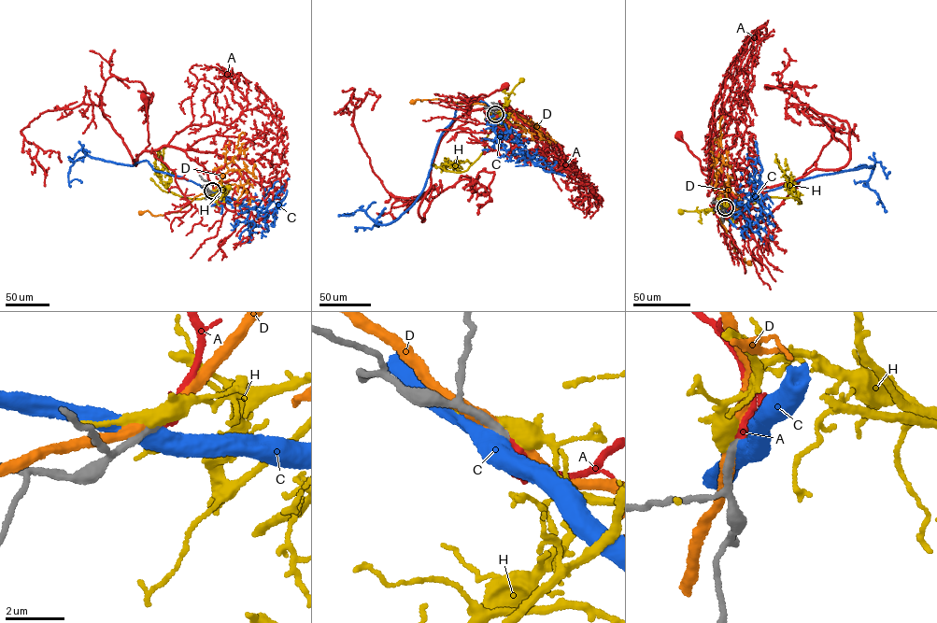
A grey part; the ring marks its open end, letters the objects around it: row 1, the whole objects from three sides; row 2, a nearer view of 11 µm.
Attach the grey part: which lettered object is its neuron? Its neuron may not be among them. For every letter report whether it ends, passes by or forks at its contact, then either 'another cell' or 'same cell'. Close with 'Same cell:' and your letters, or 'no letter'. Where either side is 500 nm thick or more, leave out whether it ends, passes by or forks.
A: it passes by; same cell
C: another cell
D: it passes by; another cell
H: it forks there; another cell
Same cell: A

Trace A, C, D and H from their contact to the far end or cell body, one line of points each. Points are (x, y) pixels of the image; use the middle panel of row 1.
A: (495, 114), (505, 111), (500, 105), (461, 116), (470, 112), (477, 97), (488, 96), (505, 85)
C: (495, 113), (481, 101), (458, 103), (410, 207), (386, 224), (362, 210), (341, 215), (353, 213)
D: (495, 113), (477, 103), (460, 104), (438, 99), (413, 101)
H: (495, 113), (501, 115), (508, 97), (521, 80)

